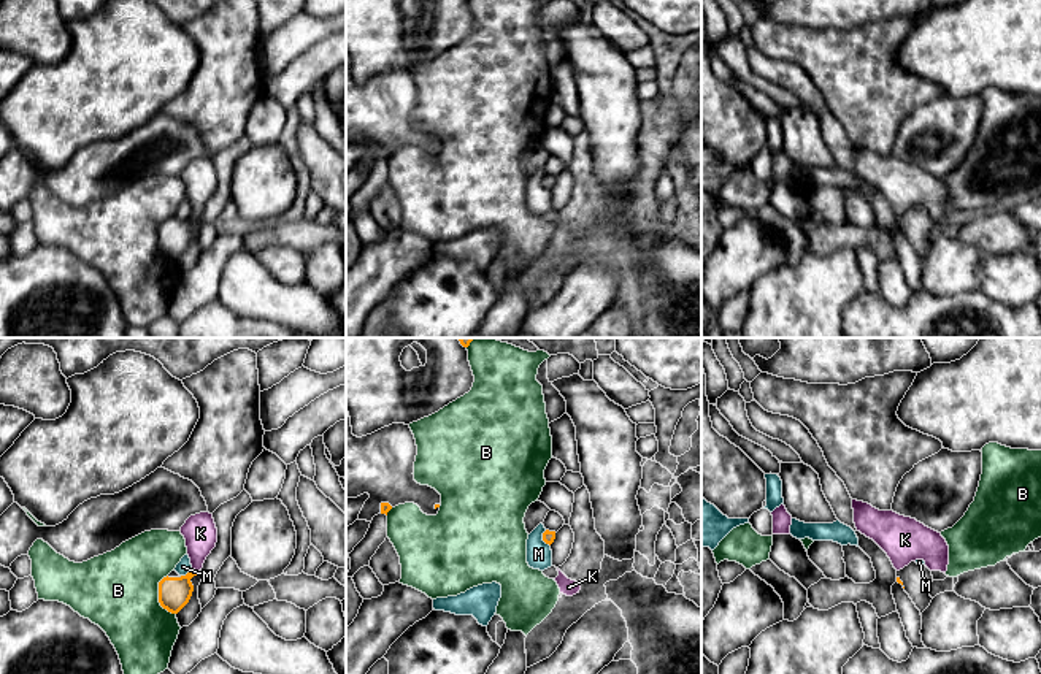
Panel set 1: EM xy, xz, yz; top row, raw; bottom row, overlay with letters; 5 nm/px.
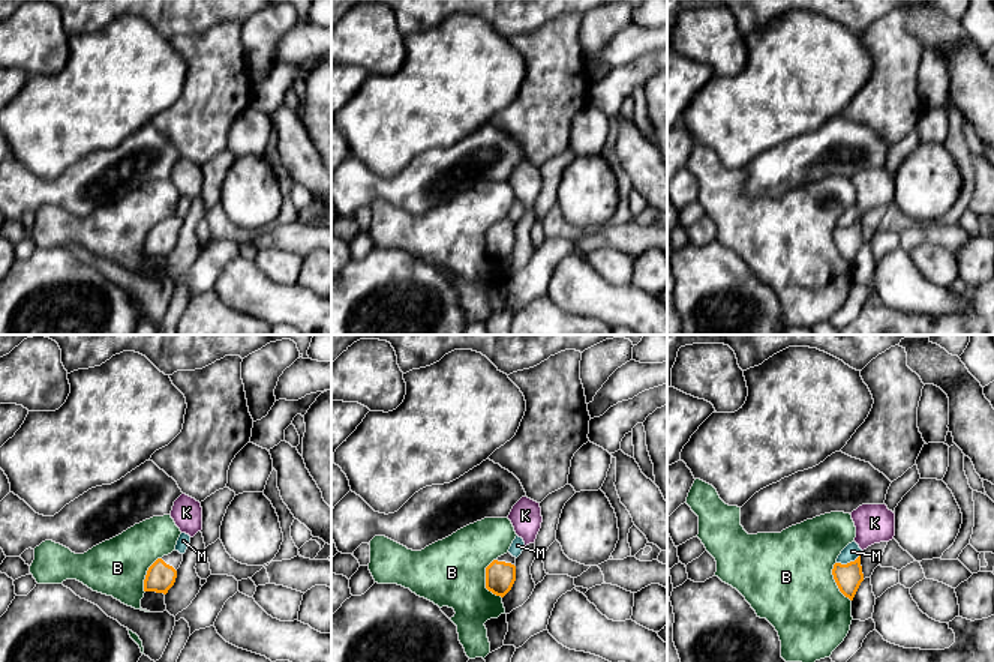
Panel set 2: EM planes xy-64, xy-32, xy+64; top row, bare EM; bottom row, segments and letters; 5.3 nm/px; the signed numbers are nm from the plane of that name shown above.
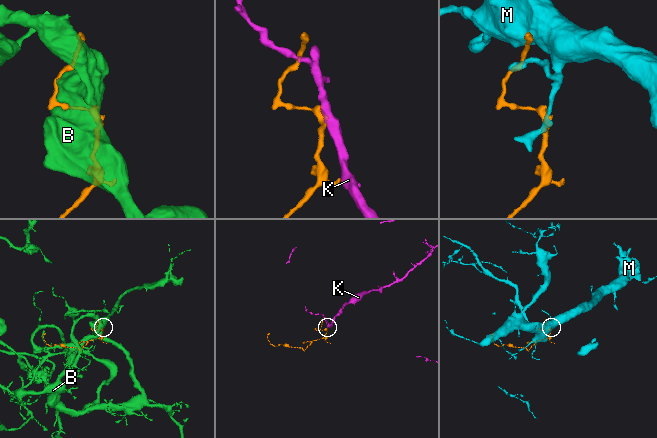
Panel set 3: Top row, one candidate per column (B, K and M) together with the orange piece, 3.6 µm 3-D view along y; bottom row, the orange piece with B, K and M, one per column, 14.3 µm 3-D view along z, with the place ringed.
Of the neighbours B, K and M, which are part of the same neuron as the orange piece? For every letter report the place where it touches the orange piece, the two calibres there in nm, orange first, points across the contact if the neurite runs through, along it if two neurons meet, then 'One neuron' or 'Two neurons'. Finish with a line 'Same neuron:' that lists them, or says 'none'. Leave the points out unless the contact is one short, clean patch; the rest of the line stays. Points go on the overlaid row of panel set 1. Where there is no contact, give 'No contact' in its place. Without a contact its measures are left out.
B: Touches orange at xy (159, 597). Thickness 160 nm (orange) against 400 nm. Two neurons
K: Touches orange at xy (194, 570). Thickness 160 nm (orange) against 170 nm. Path across: xy (173, 592), (194, 570), (200, 533). One neuron
M: Touches orange at xy (188, 573). Thickness 160 nm (orange) against 70 nm. Boundary: xy (191, 568), (181, 576). Two neurons
Same neuron: K

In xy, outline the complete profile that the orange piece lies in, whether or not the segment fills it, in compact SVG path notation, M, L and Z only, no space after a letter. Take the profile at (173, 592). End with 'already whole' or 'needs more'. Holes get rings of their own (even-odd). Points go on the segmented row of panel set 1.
M209 512L190 515L179 531L186 539L192 569L186 576L167 576L159 582L159 603L171 614L178 614L189 603L194 592L190 579L200 573L217 542L217 528Z; needs more

